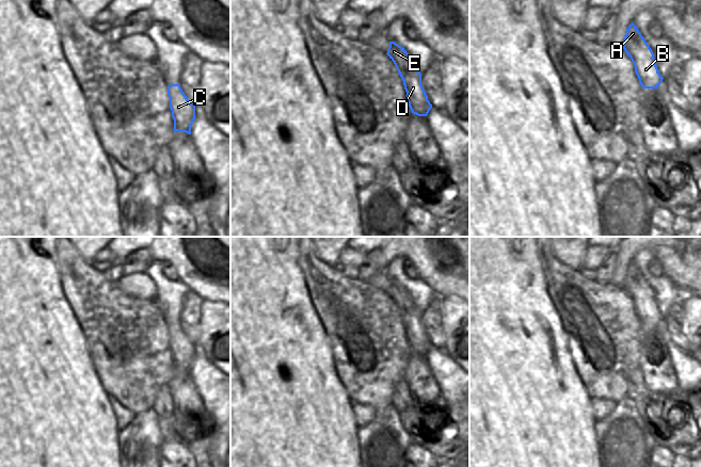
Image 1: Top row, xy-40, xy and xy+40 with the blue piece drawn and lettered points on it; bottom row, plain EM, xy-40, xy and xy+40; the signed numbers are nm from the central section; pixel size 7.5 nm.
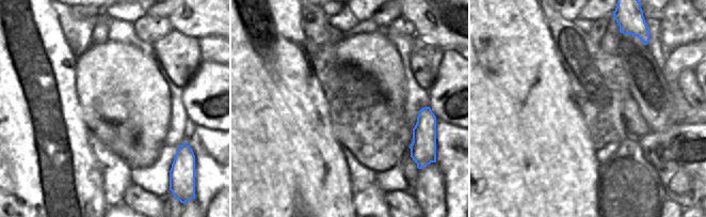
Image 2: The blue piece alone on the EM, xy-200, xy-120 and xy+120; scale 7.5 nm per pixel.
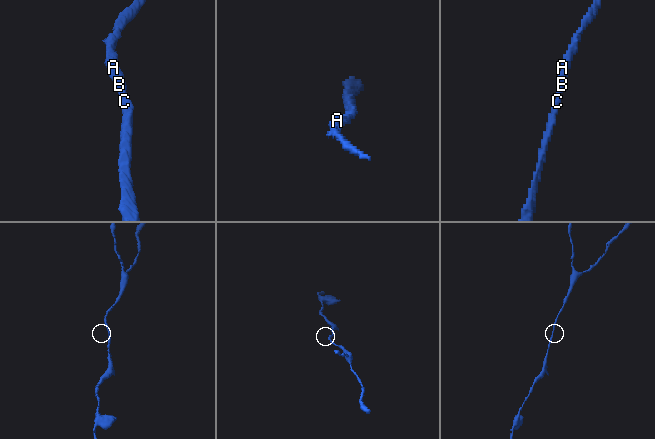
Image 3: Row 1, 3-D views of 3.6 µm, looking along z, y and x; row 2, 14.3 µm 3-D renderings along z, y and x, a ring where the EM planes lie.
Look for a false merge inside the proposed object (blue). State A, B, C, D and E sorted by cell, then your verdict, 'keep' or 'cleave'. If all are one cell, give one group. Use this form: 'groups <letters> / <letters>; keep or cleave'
groups A B C D E; keep

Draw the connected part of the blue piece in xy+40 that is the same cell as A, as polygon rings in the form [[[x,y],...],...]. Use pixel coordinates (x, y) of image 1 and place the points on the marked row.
[[[633,22],[626,30],[622,48],[635,66],[640,85],[644,88],[658,88],[664,78],[658,73],[652,49]]]

